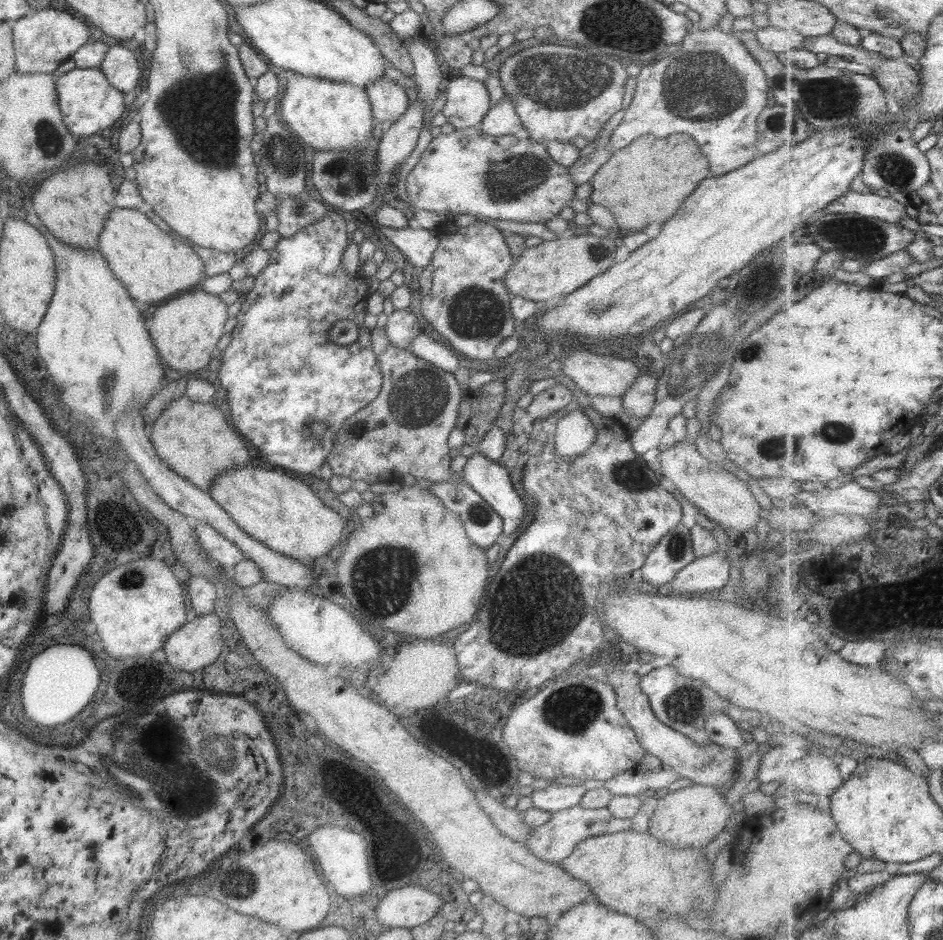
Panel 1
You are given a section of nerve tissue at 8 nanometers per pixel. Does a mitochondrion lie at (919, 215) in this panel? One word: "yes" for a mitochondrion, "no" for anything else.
no

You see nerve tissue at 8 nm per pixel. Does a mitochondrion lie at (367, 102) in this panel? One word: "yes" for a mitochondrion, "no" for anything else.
no

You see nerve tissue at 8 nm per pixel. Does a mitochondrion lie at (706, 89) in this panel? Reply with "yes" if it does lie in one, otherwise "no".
yes

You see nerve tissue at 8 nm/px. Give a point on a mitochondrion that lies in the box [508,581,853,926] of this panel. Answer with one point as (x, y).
(571, 708)

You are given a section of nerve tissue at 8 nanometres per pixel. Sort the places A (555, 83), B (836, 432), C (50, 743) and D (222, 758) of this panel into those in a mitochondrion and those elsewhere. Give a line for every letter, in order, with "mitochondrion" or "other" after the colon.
A: mitochondrion
B: mitochondrion
C: other
D: mitochondrion

